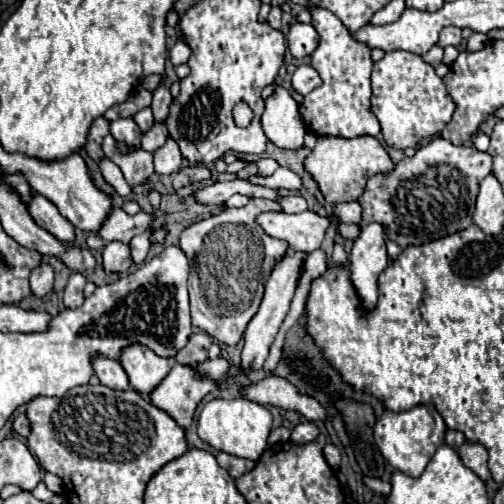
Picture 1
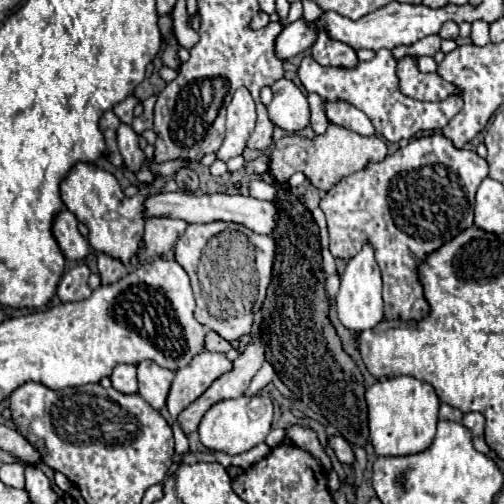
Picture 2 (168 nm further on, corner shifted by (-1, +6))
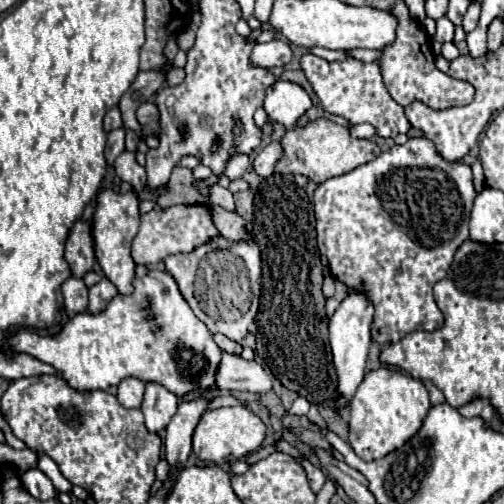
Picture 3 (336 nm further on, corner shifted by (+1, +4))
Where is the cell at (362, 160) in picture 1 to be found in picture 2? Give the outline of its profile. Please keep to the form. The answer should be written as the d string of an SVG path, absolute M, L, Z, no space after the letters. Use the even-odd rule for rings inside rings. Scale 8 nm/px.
M329 124L327 132L315 138L303 138L297 134L289 134L277 140L271 152L269 172L279 184L287 184L295 172L303 172L315 188L329 190L341 178L365 168L369 162L379 162L385 156L387 156L387 146L379 136L359 136L347 128Z

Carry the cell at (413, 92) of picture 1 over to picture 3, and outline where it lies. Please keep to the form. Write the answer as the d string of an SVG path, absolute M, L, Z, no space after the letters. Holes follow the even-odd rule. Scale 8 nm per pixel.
M307 52L301 58L301 68L325 112L343 116L349 122L369 122L381 138L395 138L397 134L407 134L411 130L405 110L393 102L391 94L387 92L377 62L367 64L355 58L347 58L345 62L327 62Z

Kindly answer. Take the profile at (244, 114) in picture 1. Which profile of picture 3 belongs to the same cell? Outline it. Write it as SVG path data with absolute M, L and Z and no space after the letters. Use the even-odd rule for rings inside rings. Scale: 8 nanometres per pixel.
M237 152L237 154L233 154L233 156L229 158L229 162L227 162L227 166L225 166L225 176L227 176L229 180L241 178L241 174L245 172L247 166L249 166L249 156Z

